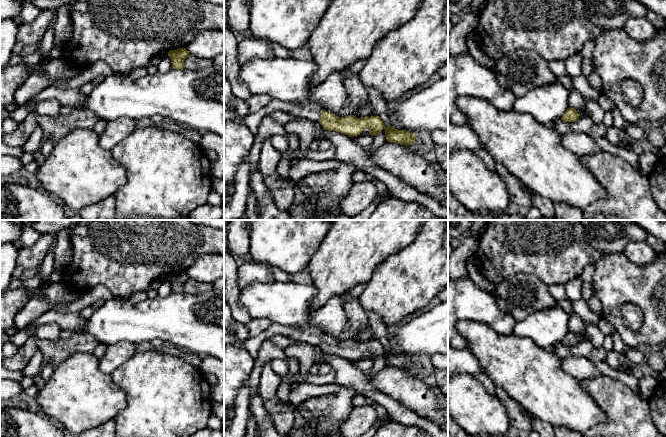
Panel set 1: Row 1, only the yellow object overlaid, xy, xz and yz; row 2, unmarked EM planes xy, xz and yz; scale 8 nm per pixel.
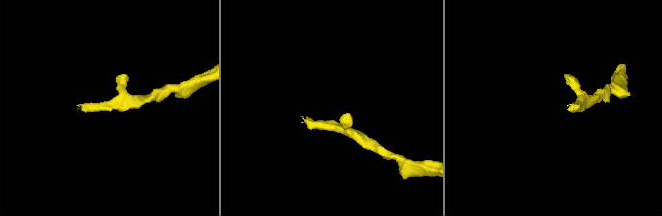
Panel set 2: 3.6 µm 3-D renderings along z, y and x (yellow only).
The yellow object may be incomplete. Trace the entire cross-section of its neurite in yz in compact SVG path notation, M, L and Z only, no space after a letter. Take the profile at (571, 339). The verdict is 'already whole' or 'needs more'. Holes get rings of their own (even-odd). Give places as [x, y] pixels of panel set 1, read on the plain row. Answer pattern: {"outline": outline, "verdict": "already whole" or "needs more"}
{"outline": "M569 331L567 335L565 336L565 338L561 341L561 344L563 346L575 346L579 344L579 339L576 336L575 332Z", "verdict": "already whole"}

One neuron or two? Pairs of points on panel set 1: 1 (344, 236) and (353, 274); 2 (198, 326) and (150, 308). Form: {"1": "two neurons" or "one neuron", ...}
{"1": "one neuron", "2": "one neuron"}

